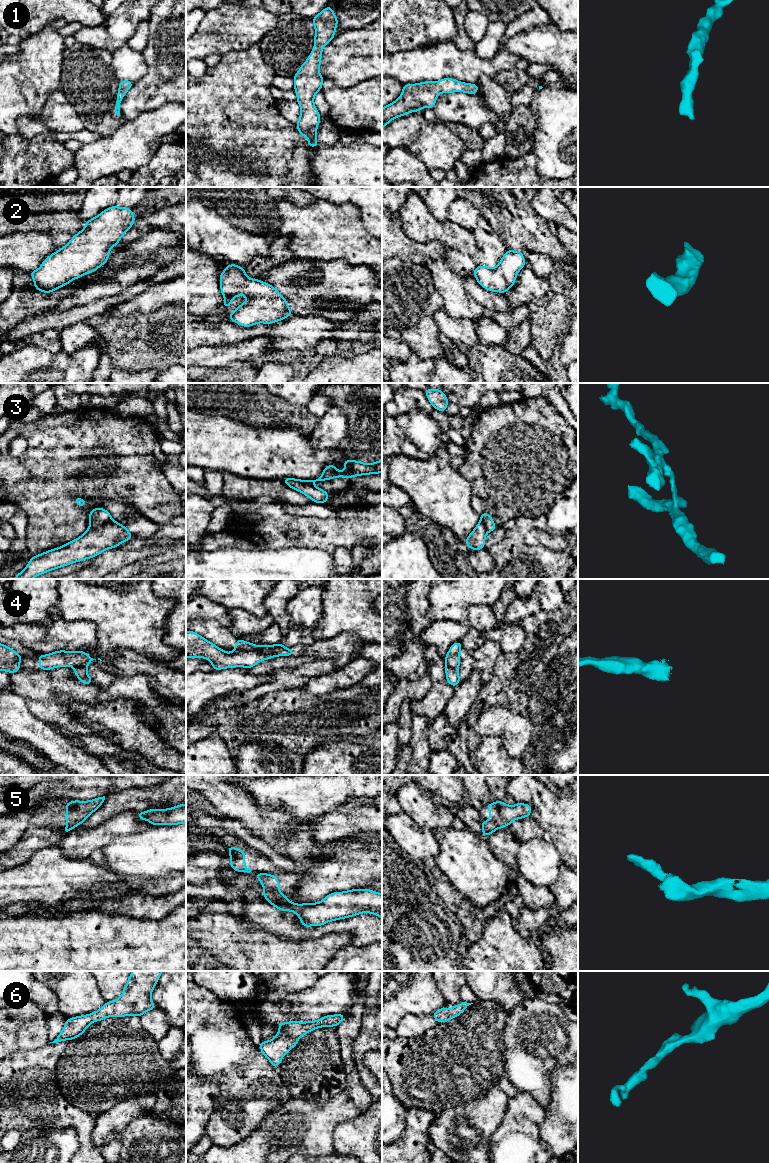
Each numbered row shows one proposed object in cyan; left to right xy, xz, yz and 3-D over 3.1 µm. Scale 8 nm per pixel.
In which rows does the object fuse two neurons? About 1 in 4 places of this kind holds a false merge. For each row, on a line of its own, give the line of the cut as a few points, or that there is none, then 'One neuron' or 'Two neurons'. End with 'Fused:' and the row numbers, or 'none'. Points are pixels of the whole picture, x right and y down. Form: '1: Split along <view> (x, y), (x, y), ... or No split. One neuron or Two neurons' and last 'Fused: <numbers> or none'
1: No split. One neuron
2: No split. One neuron
3: Split along xy (113, 520), (101, 526), (90, 525). Two neurons
4: Split along xz (235, 650), (270, 651), (276, 655). Two neurons
5: Split along xz (265, 888), (275, 890). Two neurons
6: No split. One neuron
Fused: 3, 4, 5

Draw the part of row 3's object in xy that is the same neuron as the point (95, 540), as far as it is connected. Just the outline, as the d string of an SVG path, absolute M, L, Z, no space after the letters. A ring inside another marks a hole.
M116 521L102 527L89 526L87 531L75 540L61 547L31 557L25 569L14 579L33 579L54 569L91 559L104 550L115 548L134 537L128 529Z

